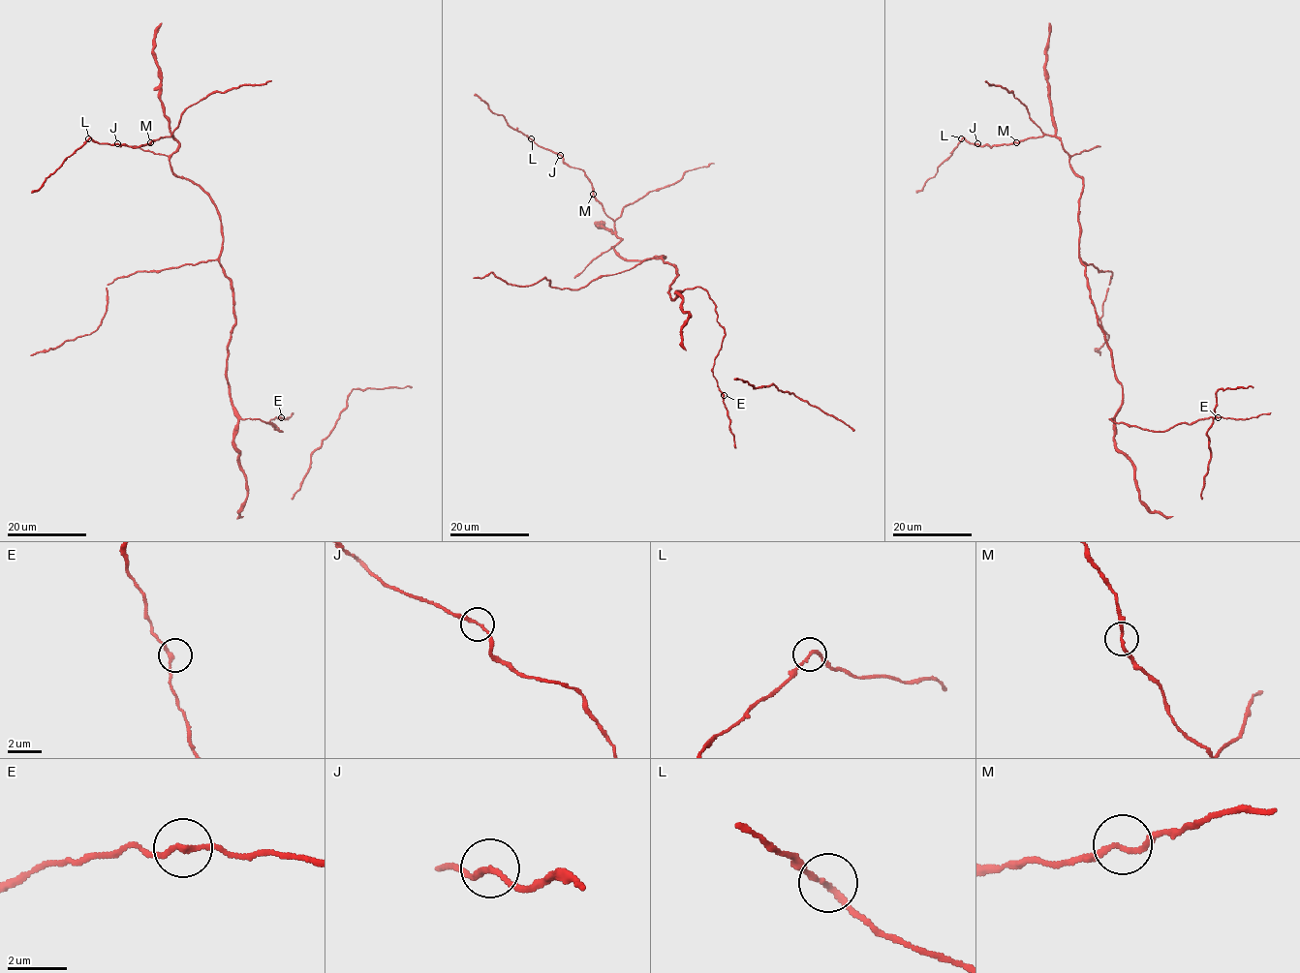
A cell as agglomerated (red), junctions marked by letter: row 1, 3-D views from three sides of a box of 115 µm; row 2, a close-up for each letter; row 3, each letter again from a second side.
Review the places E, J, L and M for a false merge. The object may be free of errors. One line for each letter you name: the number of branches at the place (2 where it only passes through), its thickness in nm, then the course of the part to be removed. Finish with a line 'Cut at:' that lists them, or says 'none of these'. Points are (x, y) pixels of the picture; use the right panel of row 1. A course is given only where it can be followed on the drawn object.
Cut at: none of these

